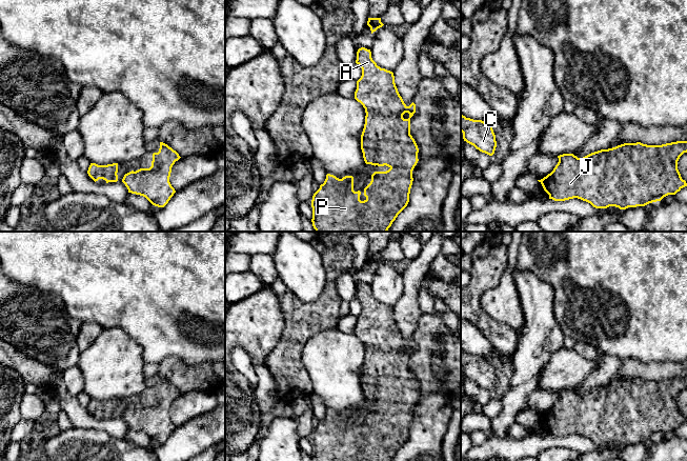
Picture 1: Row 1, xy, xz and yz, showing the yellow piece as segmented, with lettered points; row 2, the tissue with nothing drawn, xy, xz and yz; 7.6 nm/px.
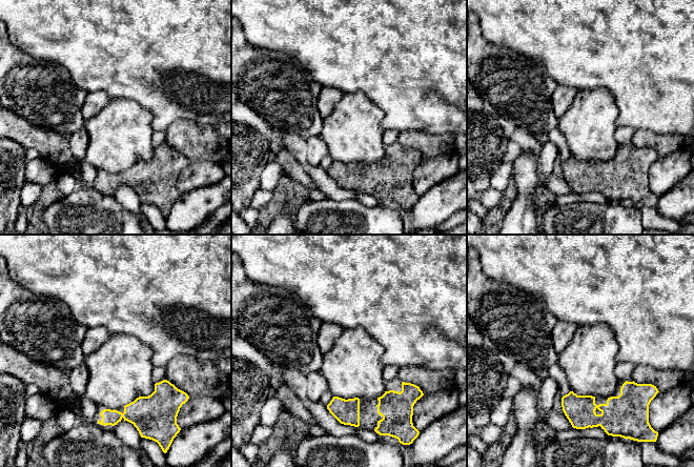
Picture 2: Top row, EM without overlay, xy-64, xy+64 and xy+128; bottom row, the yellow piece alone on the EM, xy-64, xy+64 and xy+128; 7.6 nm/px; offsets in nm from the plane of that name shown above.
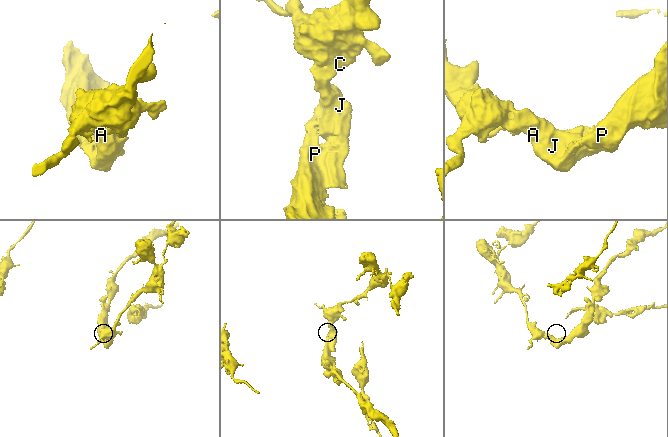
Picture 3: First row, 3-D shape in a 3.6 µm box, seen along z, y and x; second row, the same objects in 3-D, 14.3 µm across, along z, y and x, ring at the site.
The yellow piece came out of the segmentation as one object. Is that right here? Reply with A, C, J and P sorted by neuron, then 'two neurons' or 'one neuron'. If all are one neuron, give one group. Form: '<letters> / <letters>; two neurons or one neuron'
A C J / P; two neurons

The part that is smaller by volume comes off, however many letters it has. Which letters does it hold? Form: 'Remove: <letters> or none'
Remove: P

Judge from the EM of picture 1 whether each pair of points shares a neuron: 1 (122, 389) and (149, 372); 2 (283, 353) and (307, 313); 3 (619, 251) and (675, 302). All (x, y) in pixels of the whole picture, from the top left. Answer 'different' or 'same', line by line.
1: different
2: same
3: same

